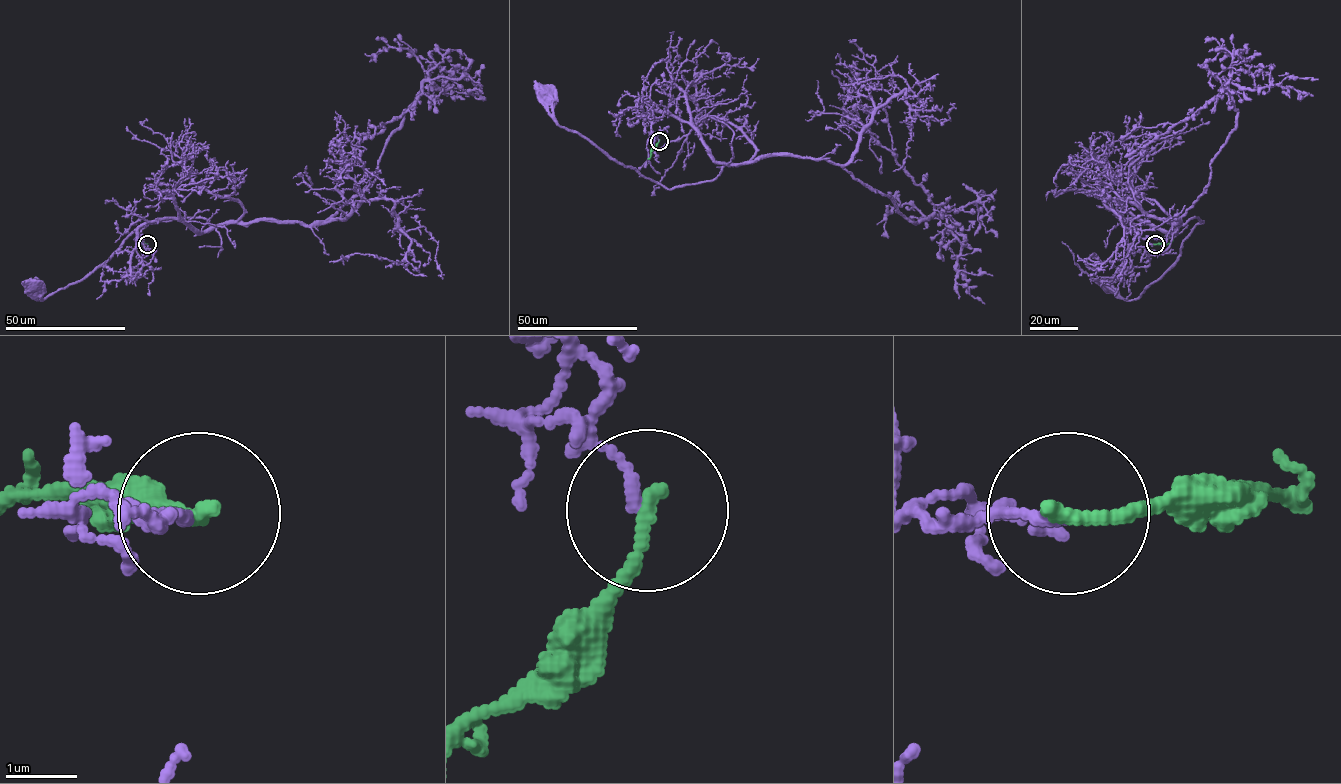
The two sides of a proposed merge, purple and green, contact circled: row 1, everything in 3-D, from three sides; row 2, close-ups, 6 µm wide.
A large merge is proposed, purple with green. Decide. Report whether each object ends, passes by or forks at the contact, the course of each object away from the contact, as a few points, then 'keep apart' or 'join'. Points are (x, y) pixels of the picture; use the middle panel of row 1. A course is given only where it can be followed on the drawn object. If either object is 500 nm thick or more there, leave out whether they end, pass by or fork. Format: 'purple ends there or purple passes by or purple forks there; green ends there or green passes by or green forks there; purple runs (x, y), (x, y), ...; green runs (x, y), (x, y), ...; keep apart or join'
purple ends there; green ends there; purple runs (658, 141), (648, 115), (677, 116), (697, 132), (722, 170), (713, 179), (665, 189), (562, 127), (543, 92); green runs (659, 141), (648, 158); keep apart

